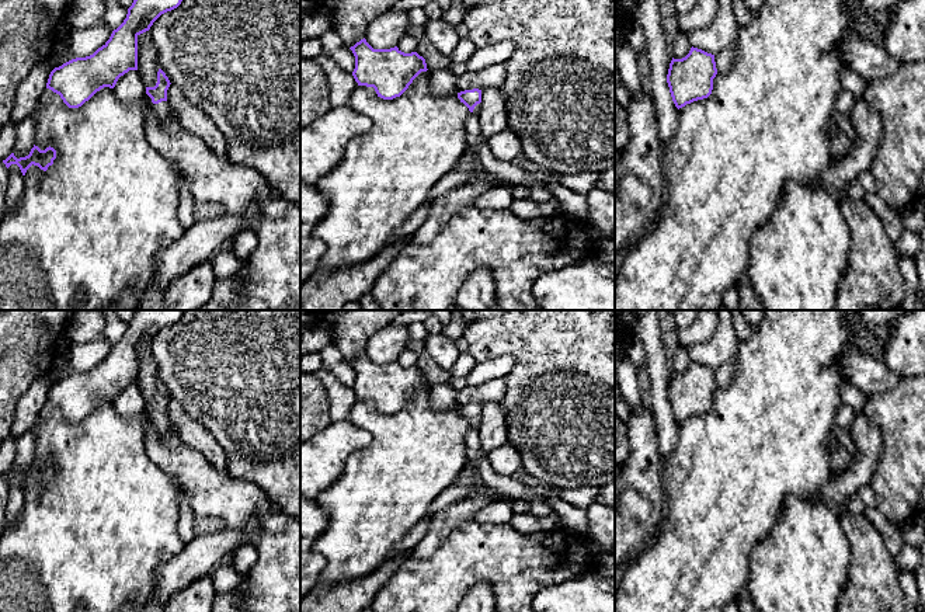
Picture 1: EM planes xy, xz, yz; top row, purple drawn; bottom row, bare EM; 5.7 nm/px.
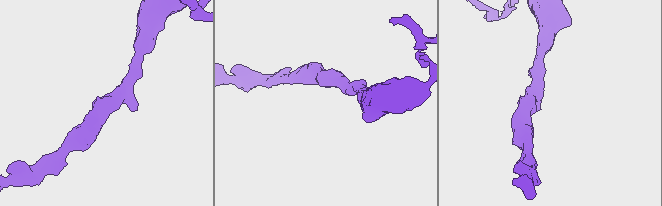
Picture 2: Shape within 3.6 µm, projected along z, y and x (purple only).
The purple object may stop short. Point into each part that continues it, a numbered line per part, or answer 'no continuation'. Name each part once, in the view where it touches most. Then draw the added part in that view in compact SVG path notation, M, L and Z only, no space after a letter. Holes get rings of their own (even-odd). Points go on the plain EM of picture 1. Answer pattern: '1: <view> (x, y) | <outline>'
1: xy (162, 423) | M161 415L159 418L153 418L153 423L157 428L157 432L160 435L164 435L167 432L167 428L168 428L168 415Z

